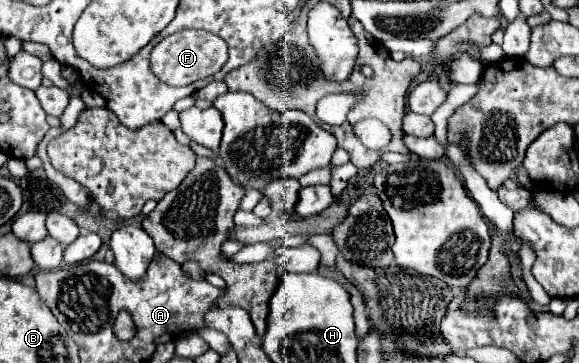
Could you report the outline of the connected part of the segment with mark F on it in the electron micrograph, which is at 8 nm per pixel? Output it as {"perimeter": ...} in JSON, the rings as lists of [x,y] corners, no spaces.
{"perimeter":[[[182,30],[178,34],[166,36],[152,48],[150,70],[158,80],[168,86],[188,86],[200,78],[214,76],[226,64],[226,44],[216,34],[206,30]]]}

